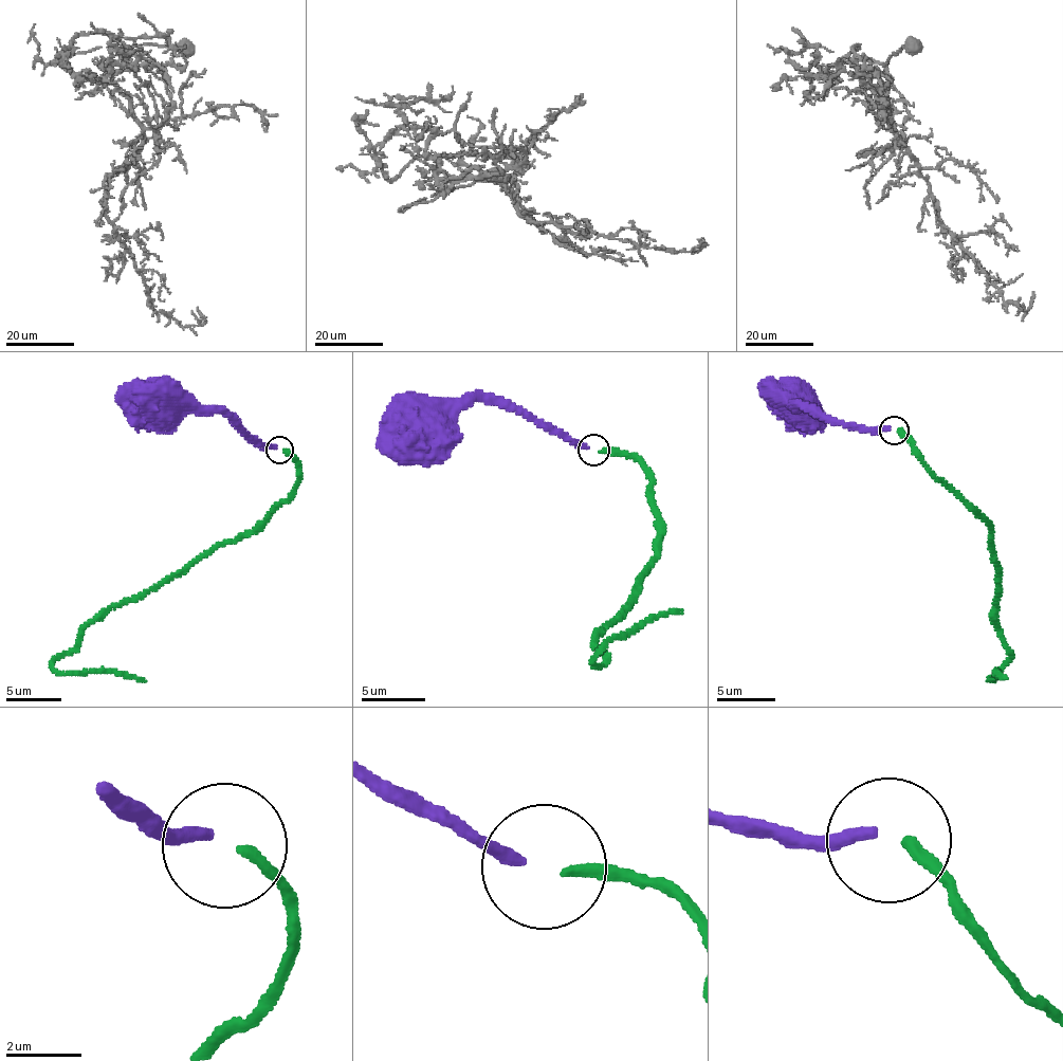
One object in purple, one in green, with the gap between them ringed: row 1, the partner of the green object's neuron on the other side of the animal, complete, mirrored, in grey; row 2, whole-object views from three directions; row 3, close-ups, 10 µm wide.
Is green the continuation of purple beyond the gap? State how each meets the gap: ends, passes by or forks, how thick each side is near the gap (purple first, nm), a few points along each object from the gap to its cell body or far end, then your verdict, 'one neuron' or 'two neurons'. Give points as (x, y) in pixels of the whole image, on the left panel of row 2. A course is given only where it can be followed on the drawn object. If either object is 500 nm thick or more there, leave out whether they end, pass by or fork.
purple ends | green ends | 320/280 nm | purple via (276, 449), (249, 442), (223, 413), (191, 413), (169, 396), (158, 396) | green via (283, 450), (297, 478), (287, 499), (104, 614), (52, 666), (146, 681) | one neuron

